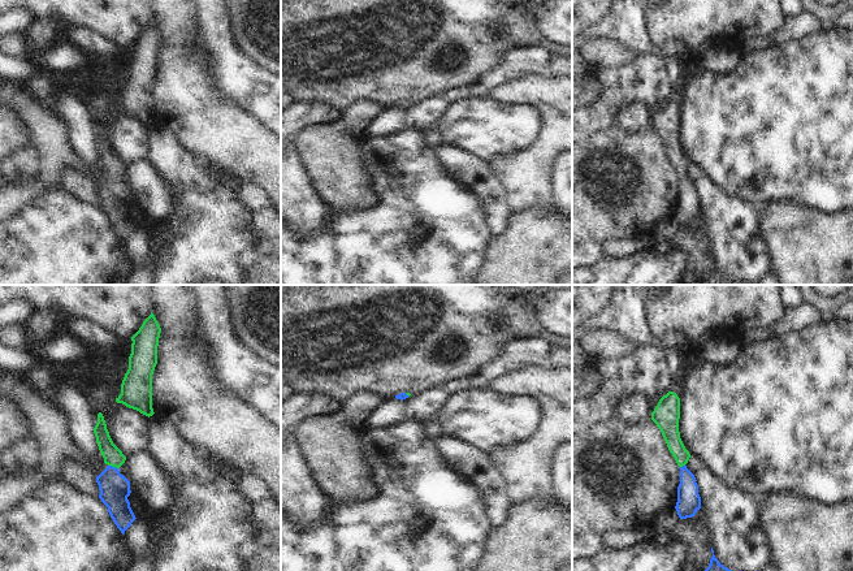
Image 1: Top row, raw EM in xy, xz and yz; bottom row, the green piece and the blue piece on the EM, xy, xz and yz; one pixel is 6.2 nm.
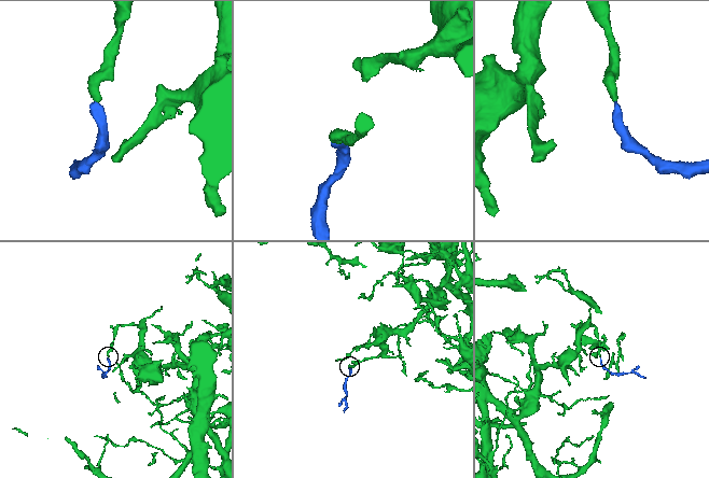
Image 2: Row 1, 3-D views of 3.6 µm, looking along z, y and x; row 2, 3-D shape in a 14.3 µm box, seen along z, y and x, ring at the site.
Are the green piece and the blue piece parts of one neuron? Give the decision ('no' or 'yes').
yes

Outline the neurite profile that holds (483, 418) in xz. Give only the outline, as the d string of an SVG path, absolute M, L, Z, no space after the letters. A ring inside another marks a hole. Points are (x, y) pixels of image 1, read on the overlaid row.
M466 389L450 395L433 419L441 424L443 434L490 453L499 445L528 440L540 418L541 406L534 398Z

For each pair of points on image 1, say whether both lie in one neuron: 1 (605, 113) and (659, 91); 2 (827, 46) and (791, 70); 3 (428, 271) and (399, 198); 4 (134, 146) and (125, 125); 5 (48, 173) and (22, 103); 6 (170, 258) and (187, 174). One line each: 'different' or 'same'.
1: same
2: same
3: same
4: same
5: same
6: same

